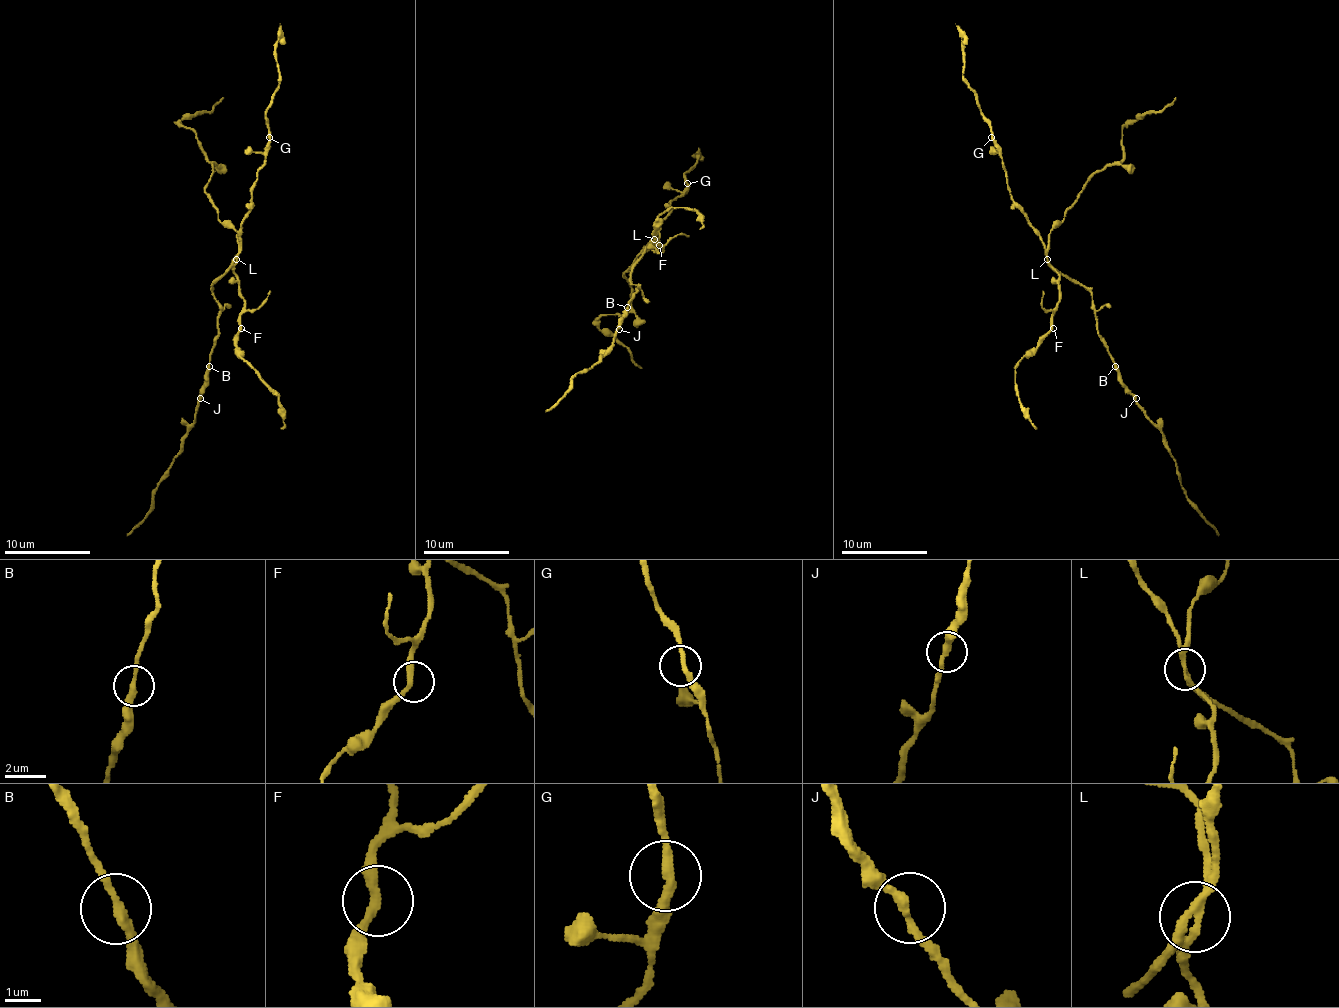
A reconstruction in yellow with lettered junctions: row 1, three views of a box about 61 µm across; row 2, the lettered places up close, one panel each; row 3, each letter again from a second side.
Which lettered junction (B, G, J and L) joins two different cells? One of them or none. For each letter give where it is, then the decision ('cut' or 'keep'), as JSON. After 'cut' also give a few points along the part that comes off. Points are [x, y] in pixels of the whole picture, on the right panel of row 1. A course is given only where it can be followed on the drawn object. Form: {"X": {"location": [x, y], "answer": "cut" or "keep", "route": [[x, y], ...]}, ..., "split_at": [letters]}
{"B": {"location": [1115, 366], "answer": "keep"}, "G": {"location": [991, 137], "answer": "keep"}, "J": {"location": [1136, 398], "answer": "keep"}, "L": {"location": [1047, 259], "answer": "cut", "route": [[1046, 259], [1049, 236], [1081, 191], [1096, 174], [1123, 157], [1121, 137], [1125, 125], [1166, 107], [1175, 97]]}, "split_at": ["L"]}

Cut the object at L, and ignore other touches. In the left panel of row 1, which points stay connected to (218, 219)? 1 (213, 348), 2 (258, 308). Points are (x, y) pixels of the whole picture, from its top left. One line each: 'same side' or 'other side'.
1: other side
2: same side

